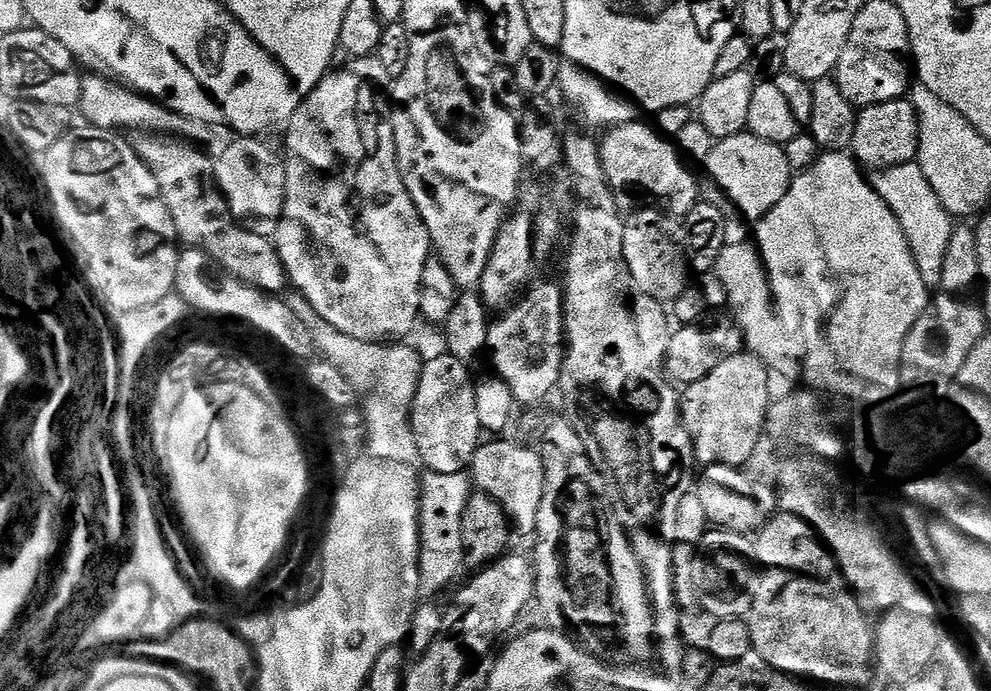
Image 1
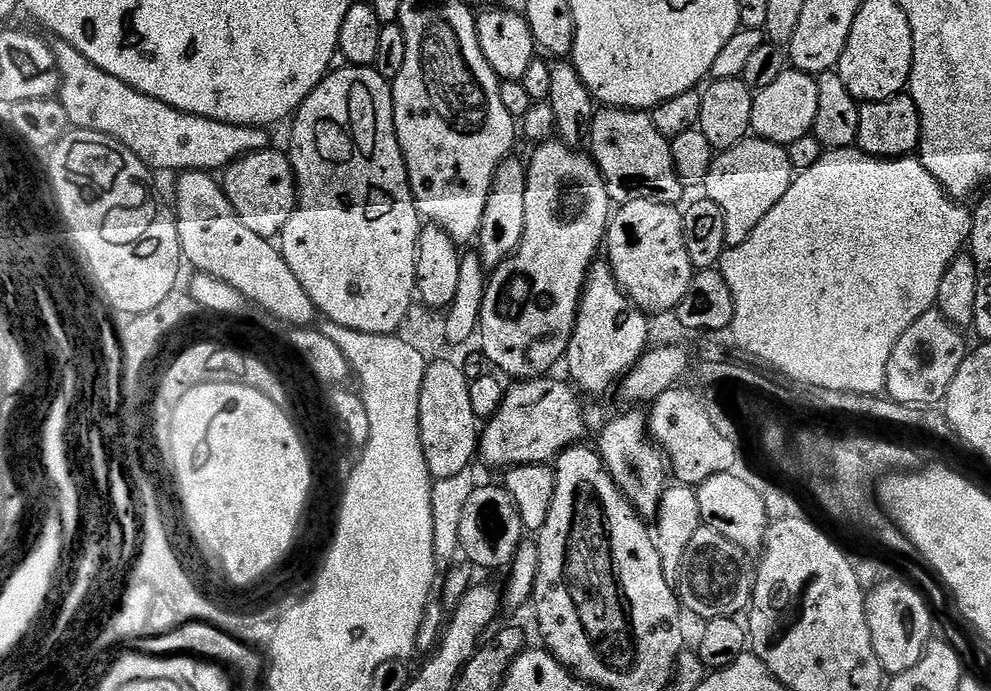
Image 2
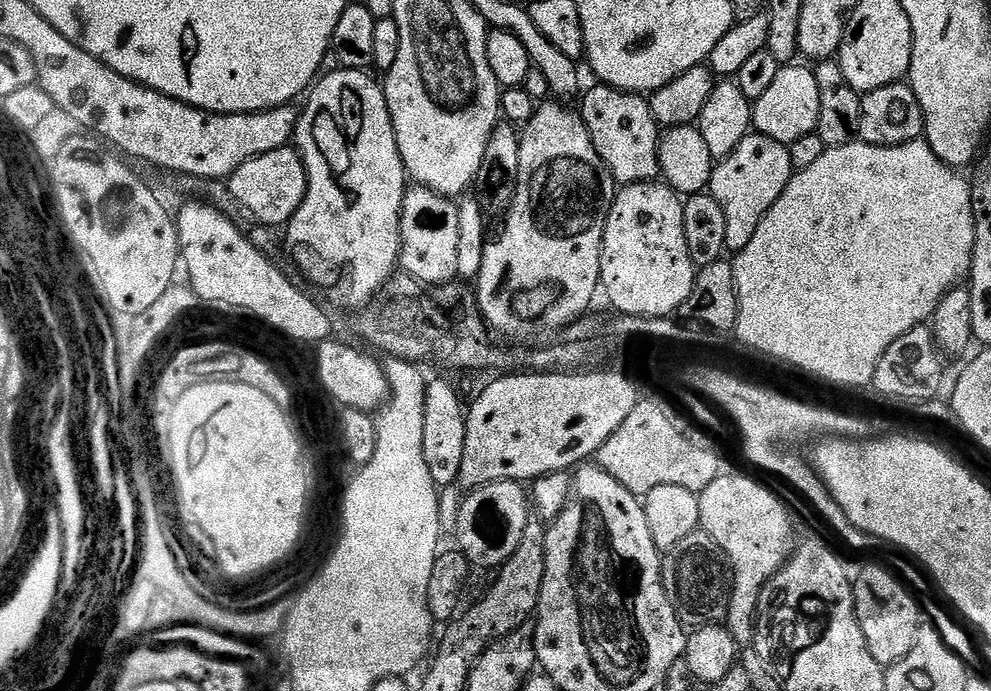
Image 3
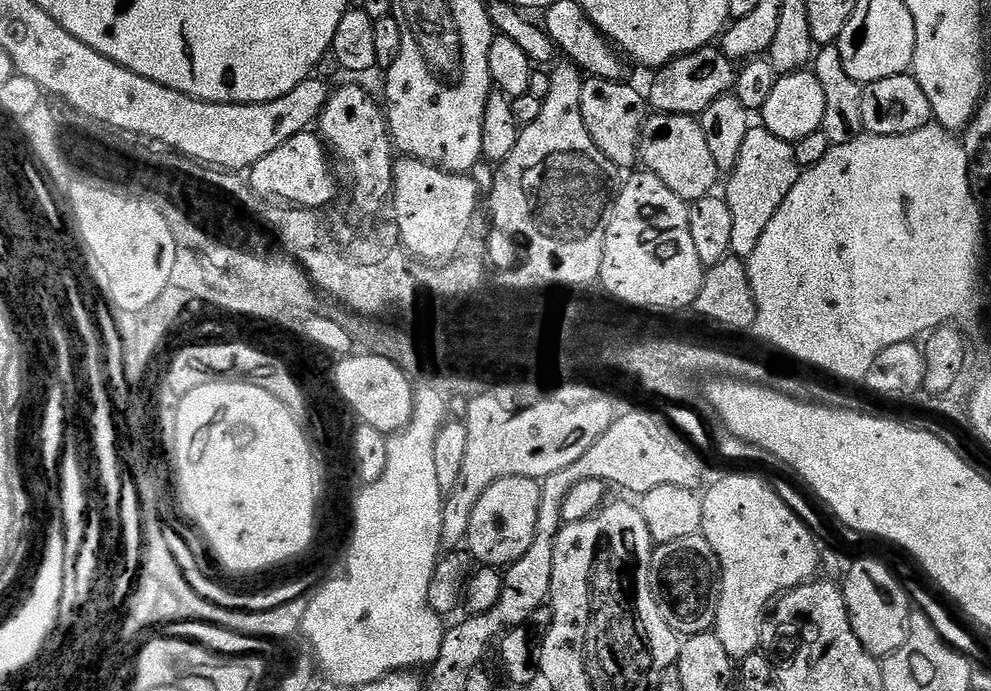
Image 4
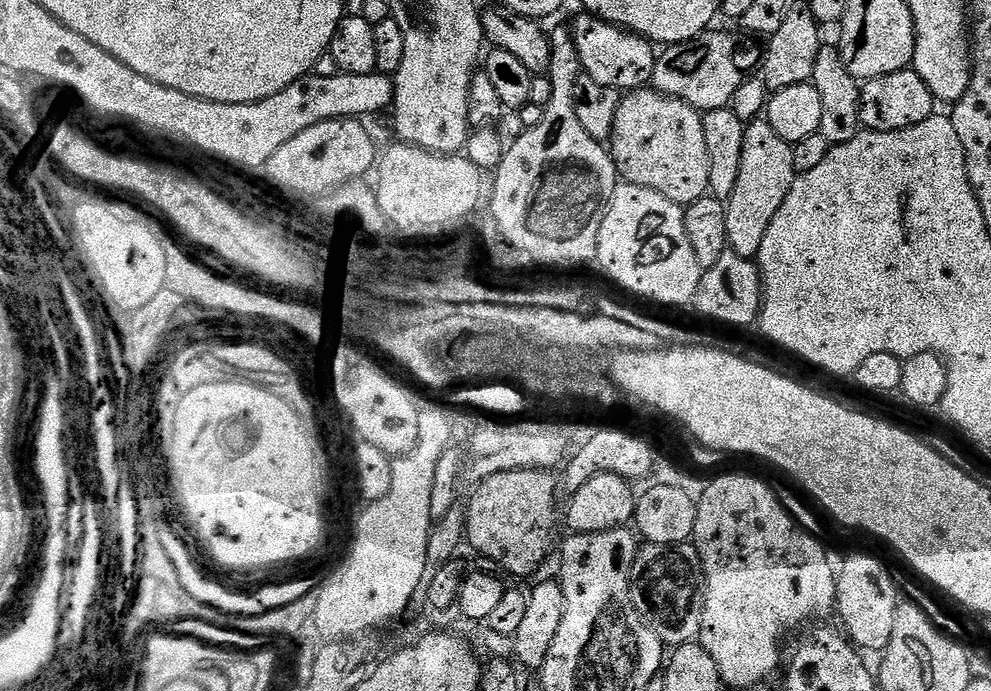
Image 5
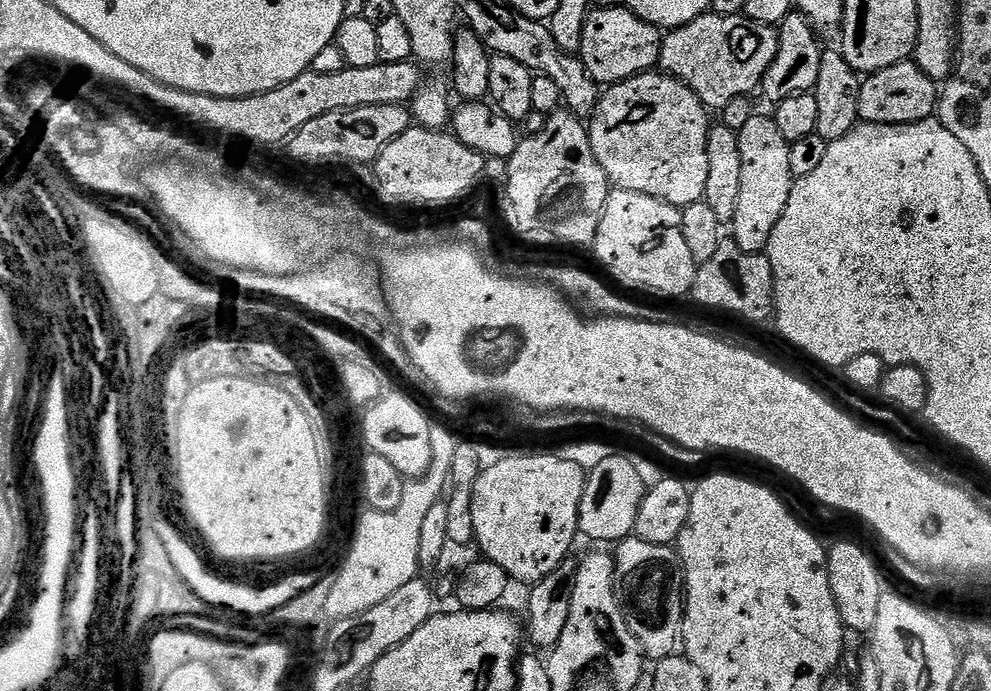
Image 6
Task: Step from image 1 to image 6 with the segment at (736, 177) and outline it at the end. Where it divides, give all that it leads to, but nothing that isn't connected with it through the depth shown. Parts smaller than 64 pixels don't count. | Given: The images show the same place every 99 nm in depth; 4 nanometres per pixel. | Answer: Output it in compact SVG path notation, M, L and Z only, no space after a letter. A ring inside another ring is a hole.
M753 114L739 133L742 150L742 187L738 193L738 210L734 210L734 218L730 222L731 239L742 250L763 253L770 242L770 234L774 234L774 226L778 226L778 218L782 218L782 210L786 210L786 202L790 198L790 190L794 183L794 177L790 174L790 141L782 138L782 130L778 130L771 115Z

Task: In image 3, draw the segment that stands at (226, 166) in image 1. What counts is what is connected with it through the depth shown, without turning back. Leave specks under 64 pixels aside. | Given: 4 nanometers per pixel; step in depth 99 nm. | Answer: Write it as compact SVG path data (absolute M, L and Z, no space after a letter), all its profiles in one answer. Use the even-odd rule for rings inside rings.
M289 146L278 150L270 150L266 154L242 162L242 166L238 166L238 170L234 170L234 174L227 177L226 183L230 194L237 199L245 213L248 214L249 212L253 216L253 221L265 226L279 226L278 224L284 226L291 220L292 215L299 210L306 198L308 175L304 169L304 162L300 157L300 153L296 151L295 147Z

